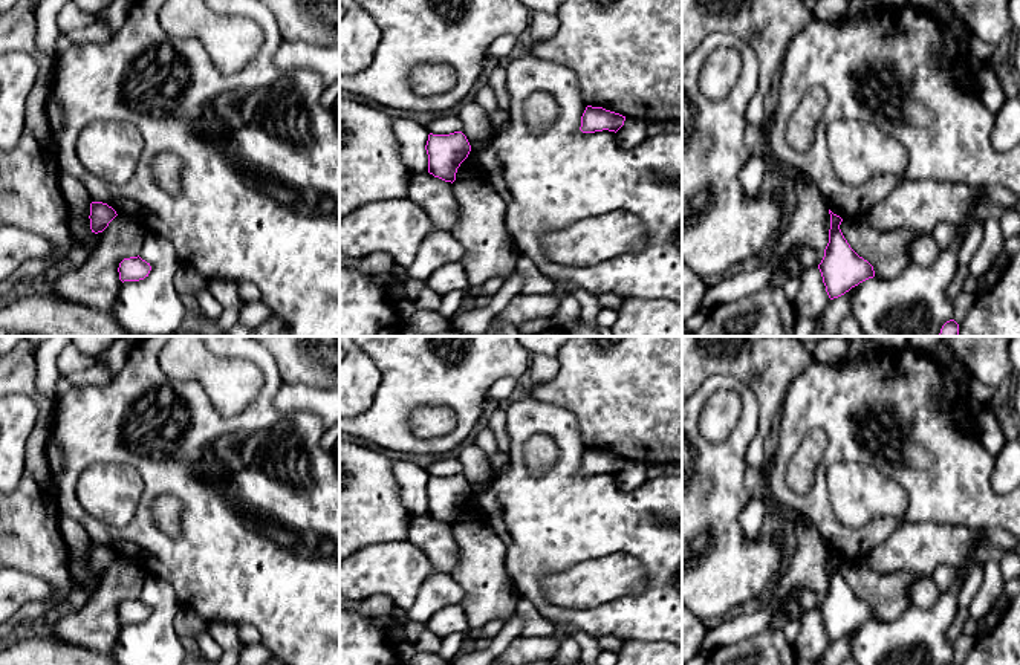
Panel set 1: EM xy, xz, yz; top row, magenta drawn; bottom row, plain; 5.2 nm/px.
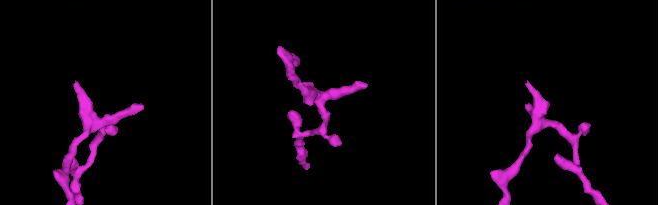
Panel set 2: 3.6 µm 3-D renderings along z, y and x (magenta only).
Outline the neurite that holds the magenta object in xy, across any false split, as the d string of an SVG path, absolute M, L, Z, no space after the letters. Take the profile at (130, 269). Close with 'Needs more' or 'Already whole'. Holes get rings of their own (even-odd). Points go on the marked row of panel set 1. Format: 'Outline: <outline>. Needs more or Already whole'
Outline: M139 255L138 257L130 257L124 258L119 263L118 272L119 272L119 280L124 281L139 281L148 277L151 271L150 263L142 260Z. Already whole

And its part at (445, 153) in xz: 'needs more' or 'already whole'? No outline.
already whole

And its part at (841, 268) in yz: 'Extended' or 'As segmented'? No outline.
As segmented

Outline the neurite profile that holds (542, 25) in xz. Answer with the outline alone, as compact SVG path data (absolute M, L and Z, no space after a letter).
M534 12L529 15L529 32L534 43L549 40L558 29L560 21L557 15L547 12Z

